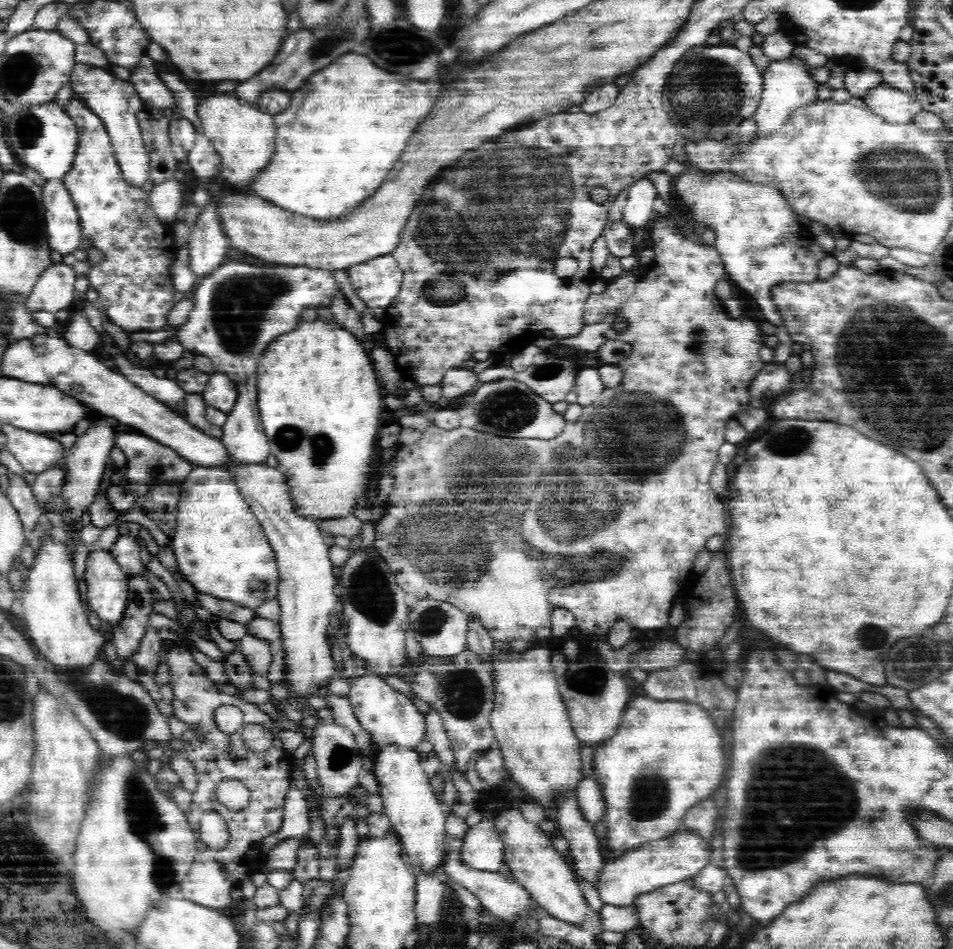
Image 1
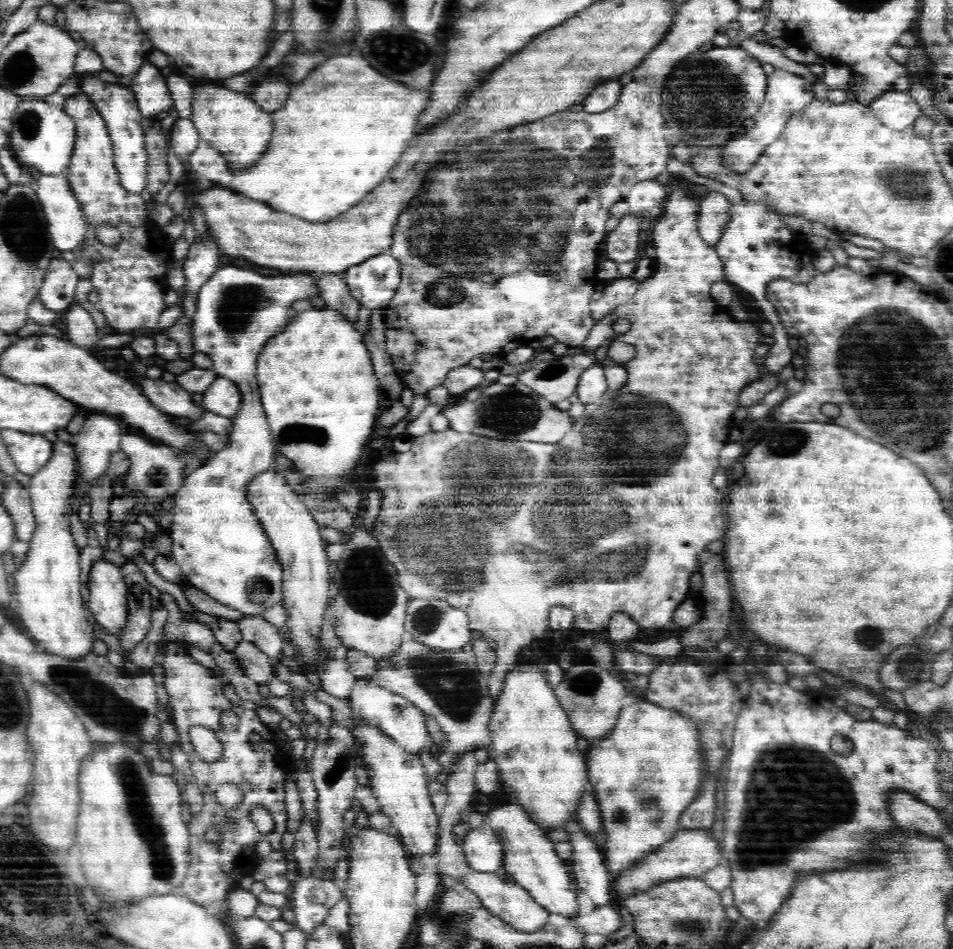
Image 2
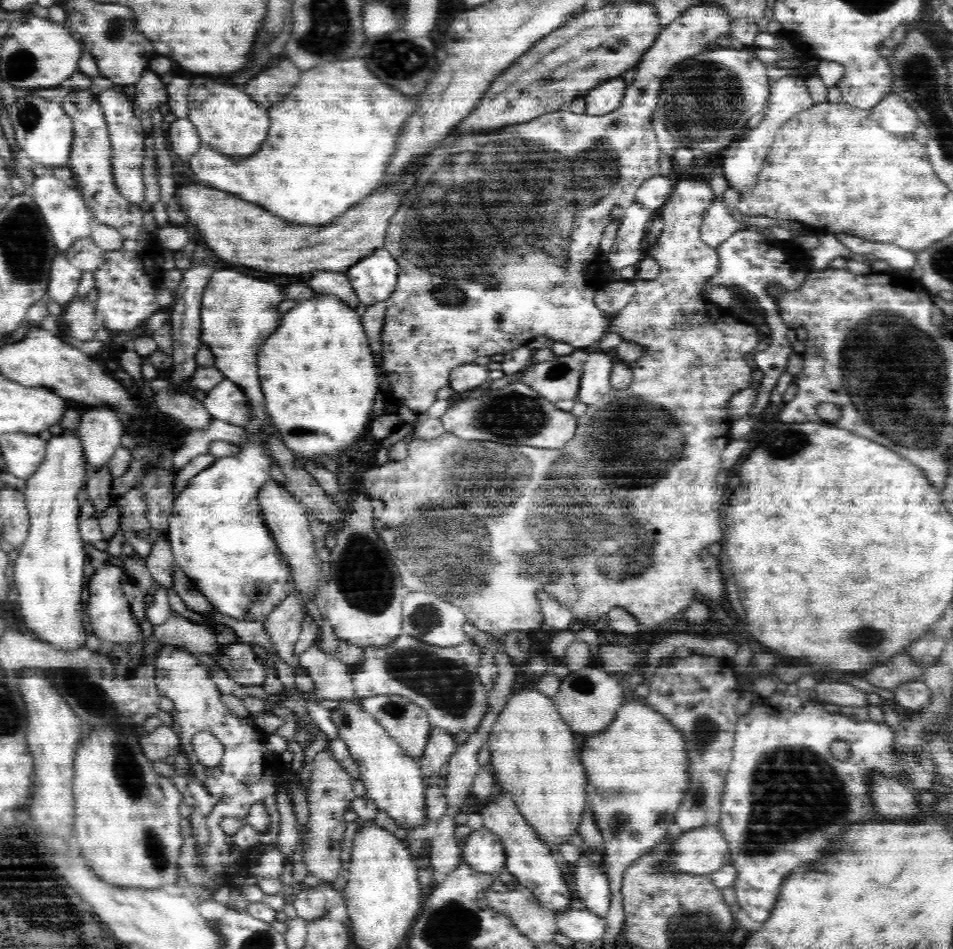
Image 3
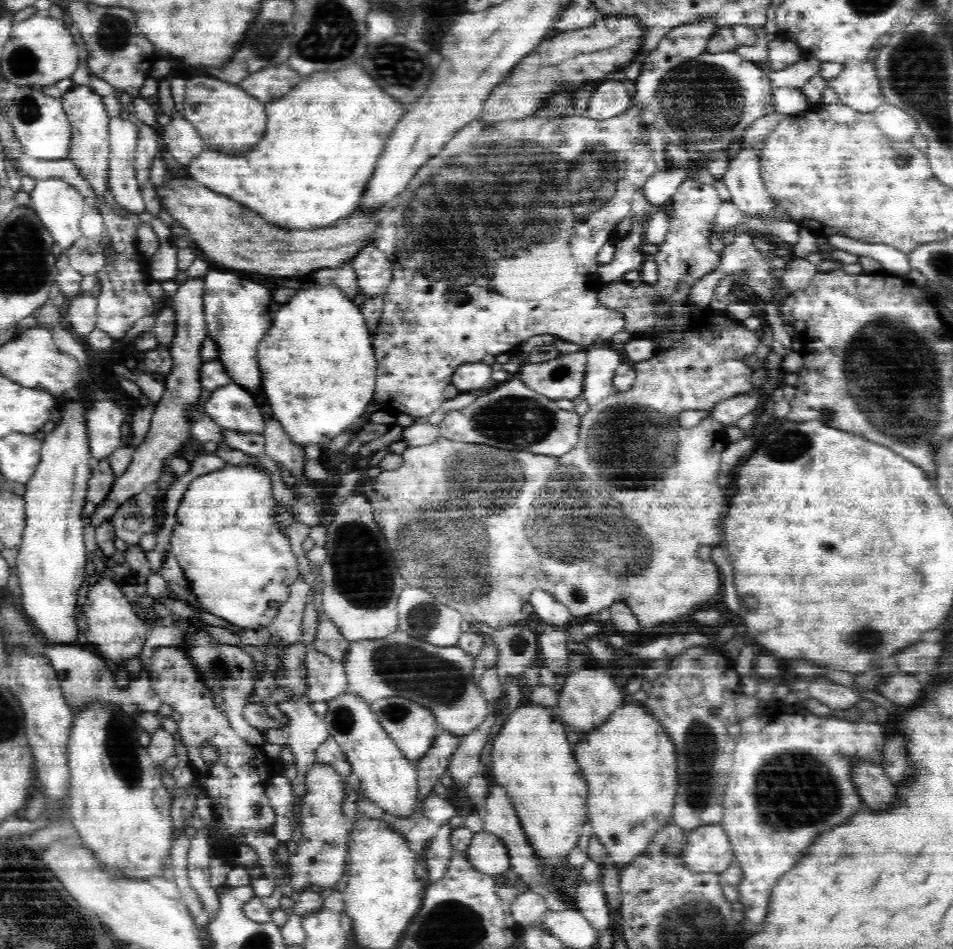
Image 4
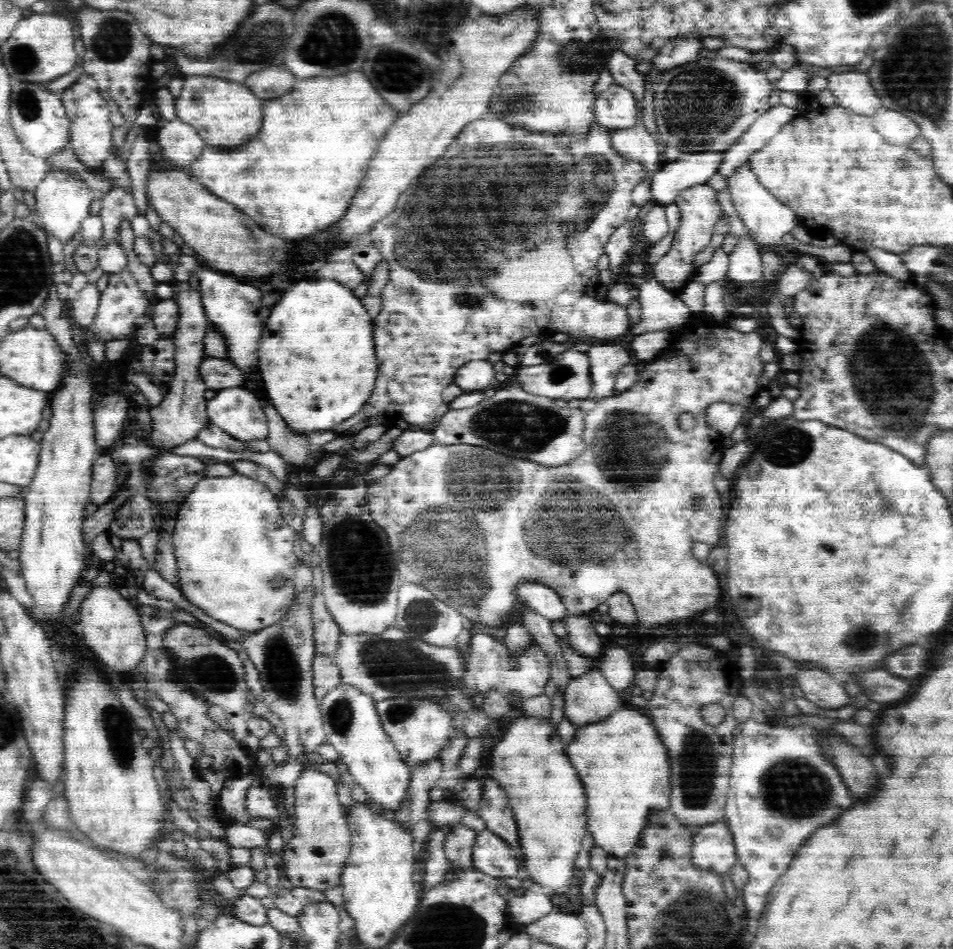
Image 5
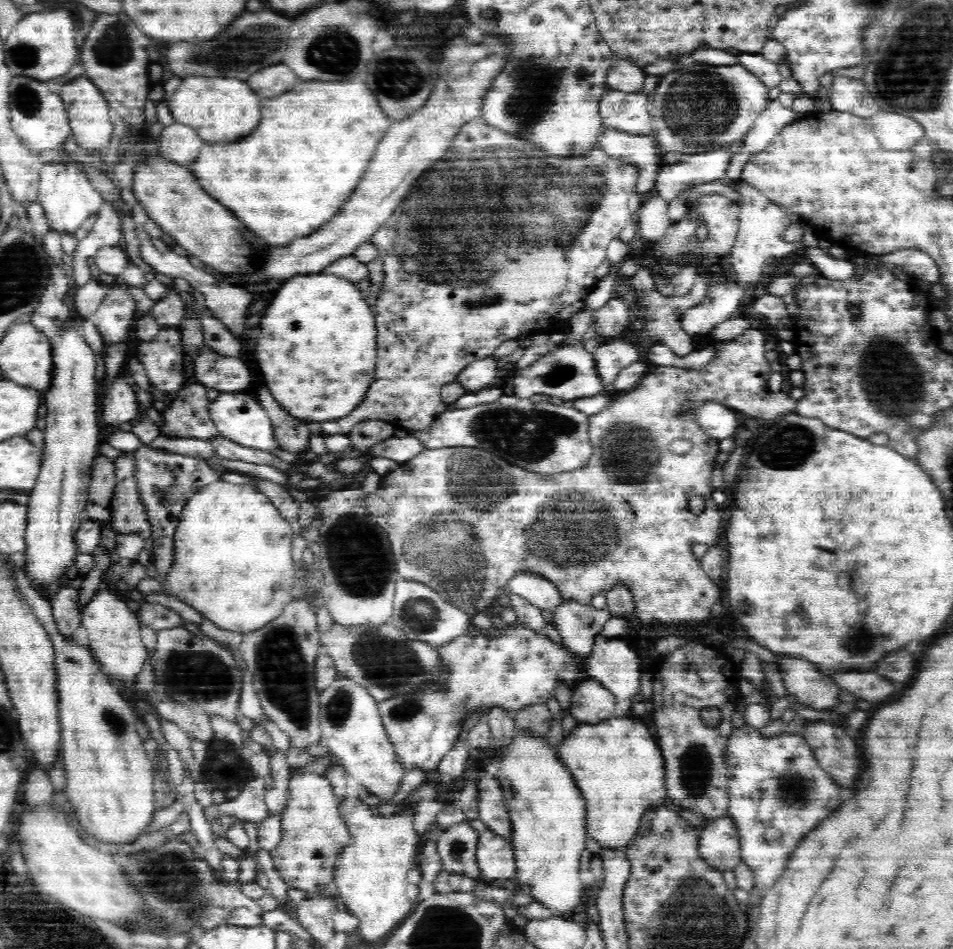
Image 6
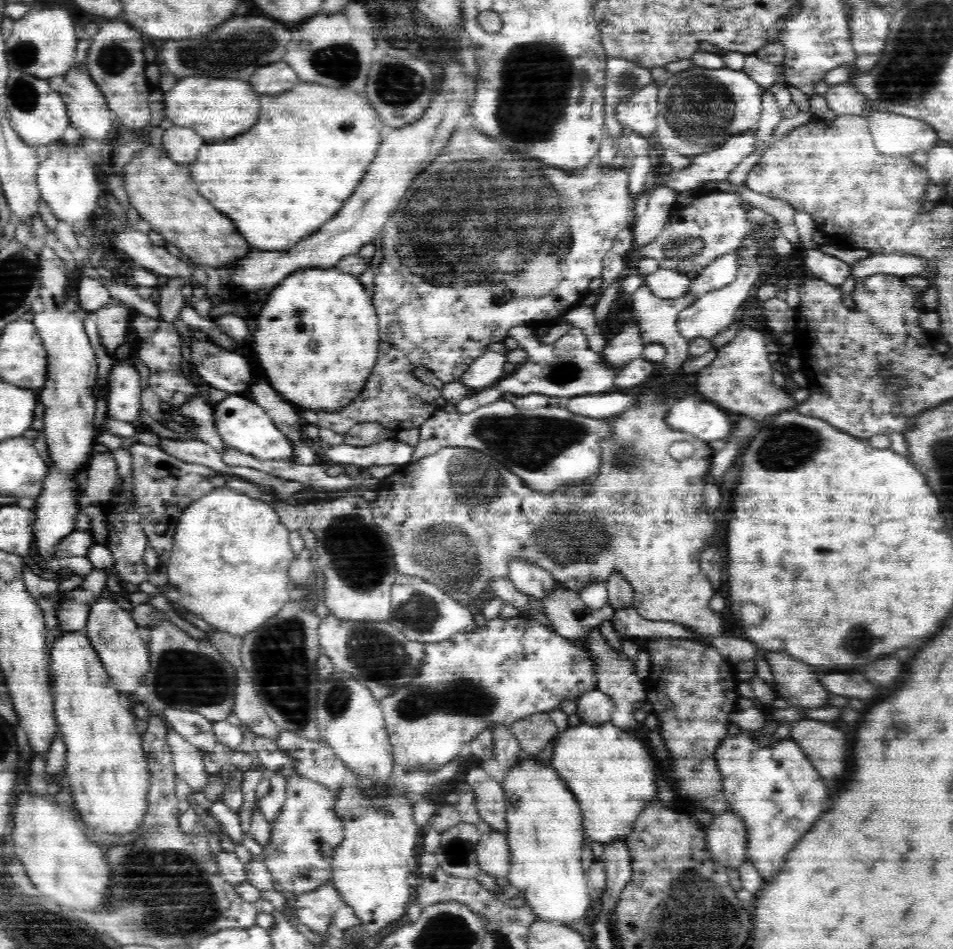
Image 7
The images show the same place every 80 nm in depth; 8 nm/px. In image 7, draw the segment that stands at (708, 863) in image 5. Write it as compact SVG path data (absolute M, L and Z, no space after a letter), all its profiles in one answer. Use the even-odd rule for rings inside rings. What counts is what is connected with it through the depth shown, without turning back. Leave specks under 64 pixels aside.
M728 811L713 816L705 830L705 846L716 863L730 869L744 864L746 843L749 836L745 833L744 819Z

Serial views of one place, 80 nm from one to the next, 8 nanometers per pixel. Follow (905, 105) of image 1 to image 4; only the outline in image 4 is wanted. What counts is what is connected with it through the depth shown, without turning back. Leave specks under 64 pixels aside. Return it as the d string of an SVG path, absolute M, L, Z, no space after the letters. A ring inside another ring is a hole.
M884 102L872 114L876 125L890 140L910 141L918 133L915 118L899 106Z

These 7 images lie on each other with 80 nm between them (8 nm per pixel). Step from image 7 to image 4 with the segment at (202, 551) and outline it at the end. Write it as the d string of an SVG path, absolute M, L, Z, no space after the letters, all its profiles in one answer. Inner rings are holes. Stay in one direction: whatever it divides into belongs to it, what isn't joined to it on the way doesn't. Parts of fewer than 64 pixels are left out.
M242 463L241 465L226 464L225 467L217 471L198 476L192 480L188 490L186 490L184 496L181 498L180 504L177 506L176 520L173 522L171 536L170 552L176 557L176 561L179 562L186 581L190 583L192 593L198 598L200 608L218 618L227 620L232 625L237 625L238 627L242 627L242 629L251 629L259 633L272 625L272 620L276 618L276 614L278 614L280 608L288 600L291 587L299 578L298 560L294 552L292 552L292 547L288 546L288 539L284 538L284 534L280 534L280 531L277 530L277 524L272 520L272 506L269 506L271 496L272 483L270 477L260 465L256 465L256 463Z

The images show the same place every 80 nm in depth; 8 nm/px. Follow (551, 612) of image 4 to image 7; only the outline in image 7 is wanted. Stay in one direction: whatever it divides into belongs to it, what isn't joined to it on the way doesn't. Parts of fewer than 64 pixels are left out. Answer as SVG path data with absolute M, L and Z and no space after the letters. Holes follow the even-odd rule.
M512 560L511 567L508 568L508 578L519 592L541 601L546 600L556 586L548 572L538 568L536 564L529 564L528 560Z

